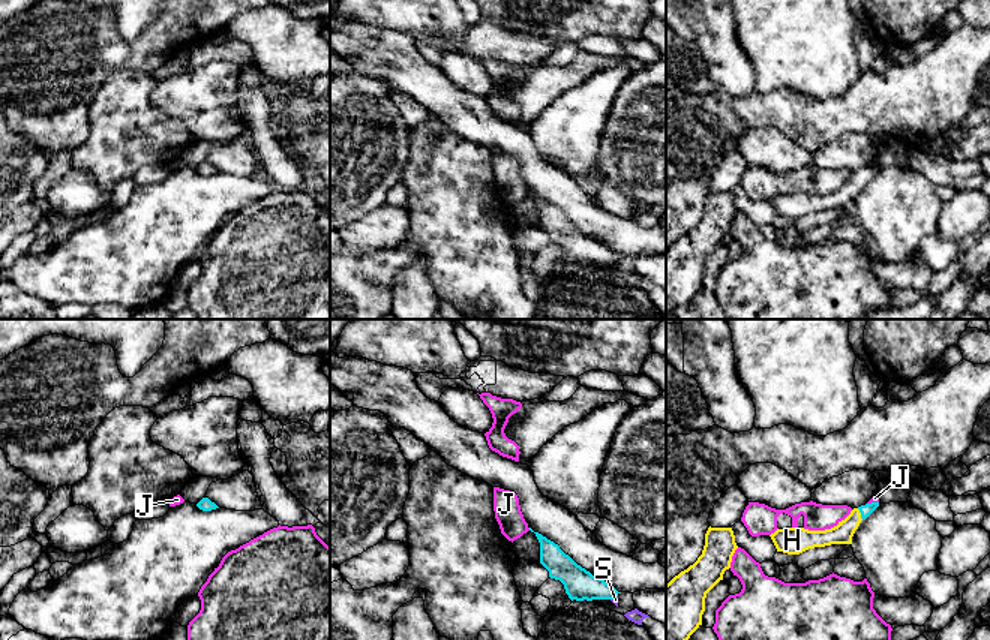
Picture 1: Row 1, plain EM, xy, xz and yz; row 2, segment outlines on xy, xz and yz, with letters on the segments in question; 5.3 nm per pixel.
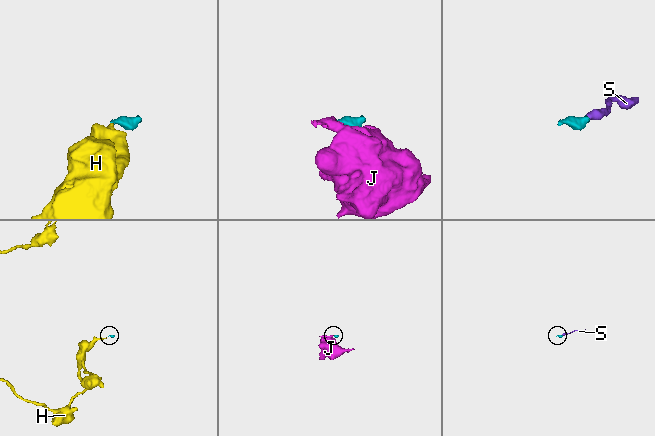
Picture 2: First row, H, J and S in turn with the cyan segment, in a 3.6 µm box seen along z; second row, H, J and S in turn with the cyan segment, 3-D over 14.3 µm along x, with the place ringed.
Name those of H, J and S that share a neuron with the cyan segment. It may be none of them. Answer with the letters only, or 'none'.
H, S

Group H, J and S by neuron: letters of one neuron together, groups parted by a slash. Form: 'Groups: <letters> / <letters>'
Groups: H S / J

